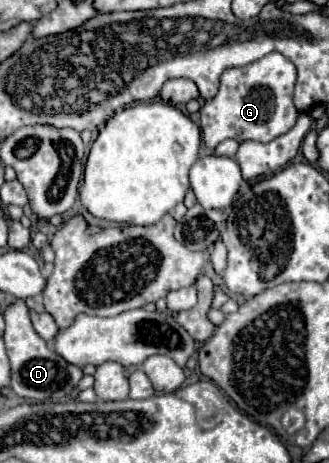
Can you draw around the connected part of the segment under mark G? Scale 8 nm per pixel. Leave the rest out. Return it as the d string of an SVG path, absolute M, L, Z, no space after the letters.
M270 52L248 66L228 68L220 78L218 94L206 100L206 104L200 108L200 130L206 148L214 150L228 138L236 142L270 142L286 134L296 124L300 114L292 102L294 84L296 66L280 52Z

